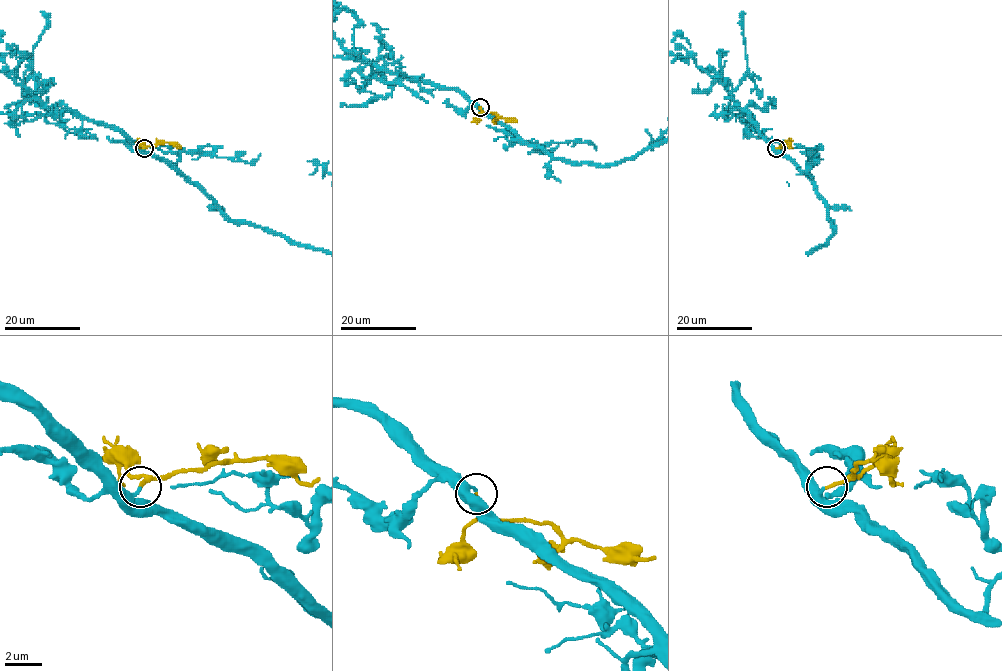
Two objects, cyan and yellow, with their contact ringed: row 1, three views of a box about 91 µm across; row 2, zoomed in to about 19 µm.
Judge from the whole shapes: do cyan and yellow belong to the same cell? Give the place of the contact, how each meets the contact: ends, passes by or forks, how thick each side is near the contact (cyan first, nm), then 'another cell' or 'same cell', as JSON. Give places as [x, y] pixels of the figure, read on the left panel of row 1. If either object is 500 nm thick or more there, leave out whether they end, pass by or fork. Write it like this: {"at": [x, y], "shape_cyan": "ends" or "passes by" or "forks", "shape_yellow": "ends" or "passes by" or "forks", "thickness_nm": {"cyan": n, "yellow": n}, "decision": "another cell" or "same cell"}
{"at": [144, 148], "shape_cyan": "ends", "shape_yellow": "ends", "thickness_nm": {"cyan": 260, "yellow": 170}, "decision": "same cell"}

